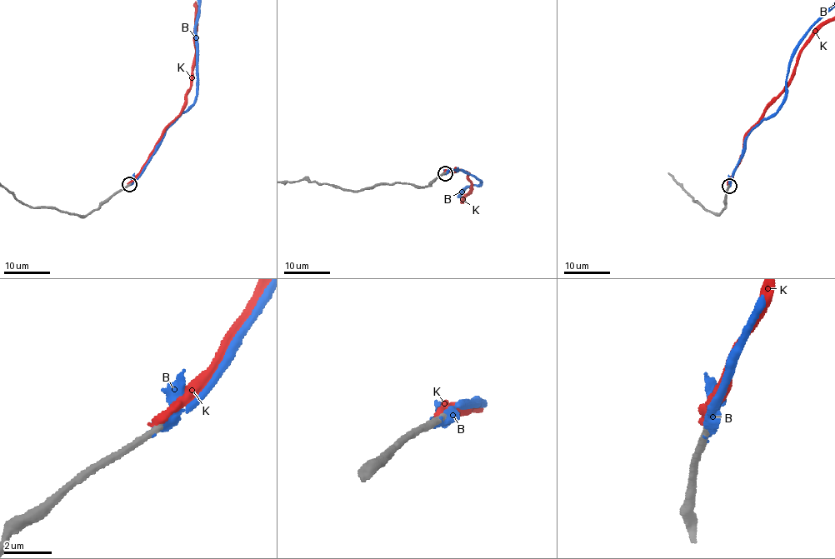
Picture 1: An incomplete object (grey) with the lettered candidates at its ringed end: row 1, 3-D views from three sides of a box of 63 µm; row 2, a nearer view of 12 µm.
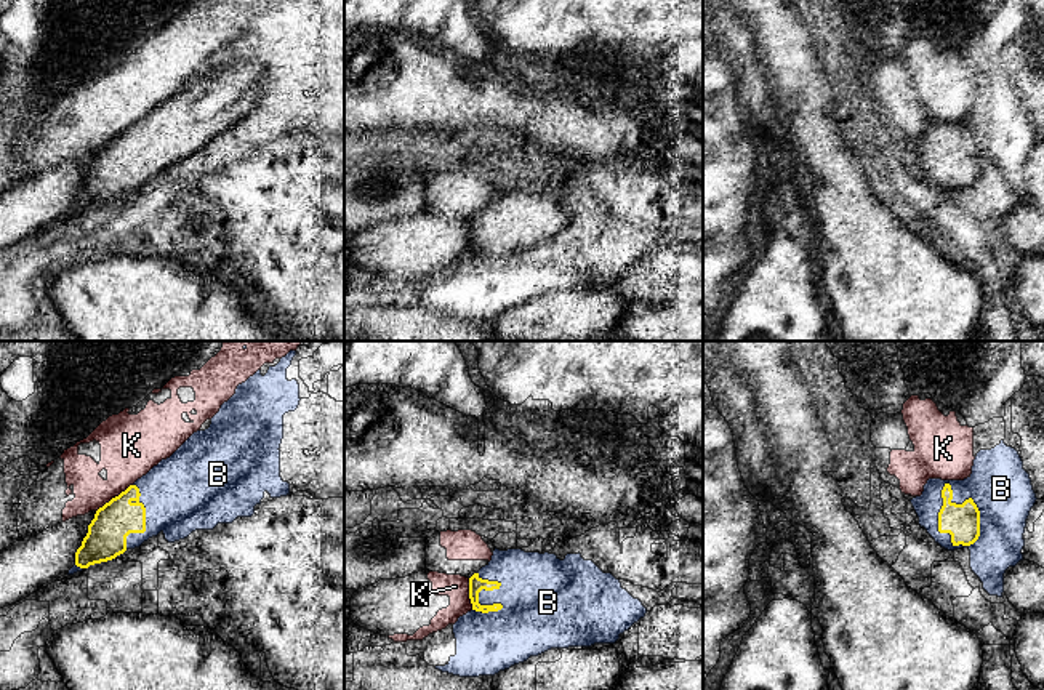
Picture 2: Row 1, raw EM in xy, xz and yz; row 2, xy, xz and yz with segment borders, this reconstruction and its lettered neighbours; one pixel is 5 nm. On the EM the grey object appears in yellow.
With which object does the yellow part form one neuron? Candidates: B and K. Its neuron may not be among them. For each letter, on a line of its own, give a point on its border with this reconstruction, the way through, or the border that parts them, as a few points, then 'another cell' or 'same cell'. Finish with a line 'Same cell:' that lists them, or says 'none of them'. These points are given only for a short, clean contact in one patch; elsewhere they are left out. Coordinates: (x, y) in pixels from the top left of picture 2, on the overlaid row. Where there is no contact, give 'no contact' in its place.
B: yz (939, 524) | same cell
K: xy (116, 497) | along xy (132, 484), (96, 511) | another cell
Same cell: B

